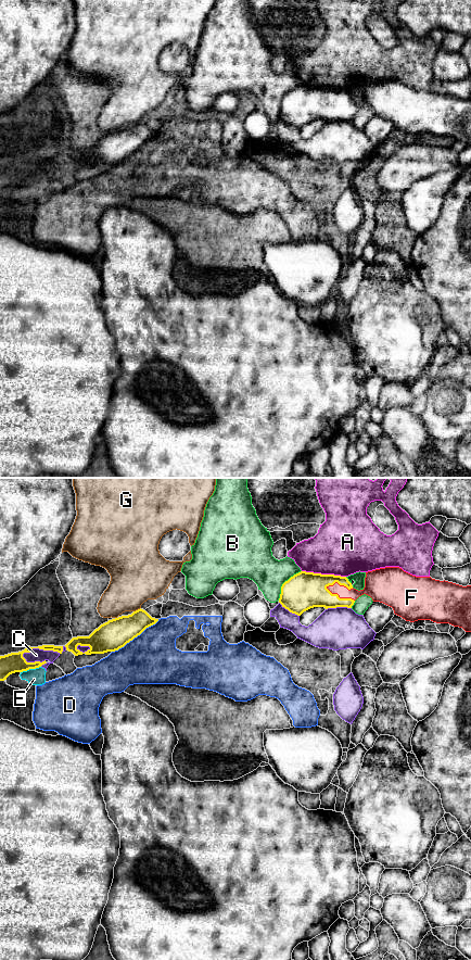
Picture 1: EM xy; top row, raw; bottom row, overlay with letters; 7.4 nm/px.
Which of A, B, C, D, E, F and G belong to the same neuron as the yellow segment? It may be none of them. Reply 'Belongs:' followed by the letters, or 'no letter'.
Belongs: F

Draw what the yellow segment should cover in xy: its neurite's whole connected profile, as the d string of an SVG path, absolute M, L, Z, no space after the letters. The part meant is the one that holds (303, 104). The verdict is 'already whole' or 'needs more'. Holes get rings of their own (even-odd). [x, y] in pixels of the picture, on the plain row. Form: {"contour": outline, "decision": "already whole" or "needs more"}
{"contour": "M385 80L366 86L365 101L360 104L354 102L346 90L301 85L282 98L279 116L290 126L301 129L314 121L352 122L355 114L364 108L370 110L373 115L392 121L394 127L406 135L431 134L471 146L471 99L462 100L431 90L416 90L399 80Z", "decision": "needs more"}

